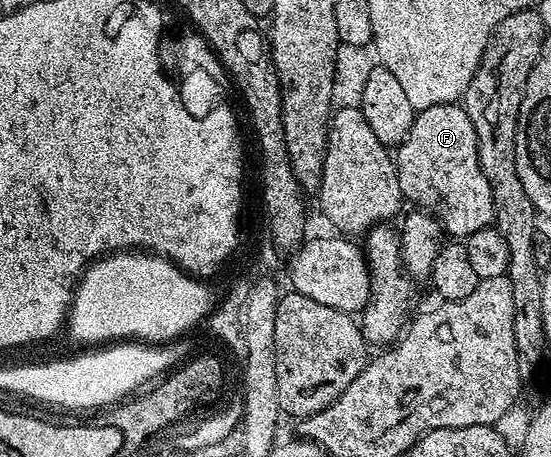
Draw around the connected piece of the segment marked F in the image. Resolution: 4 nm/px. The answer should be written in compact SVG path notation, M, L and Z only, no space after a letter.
M451 103L417 110L410 133L396 149L398 182L403 198L422 197L426 181L442 196L446 206L440 212L444 229L451 238L464 239L470 233L489 229L494 225L492 187L484 179L478 158L478 140L461 104Z

